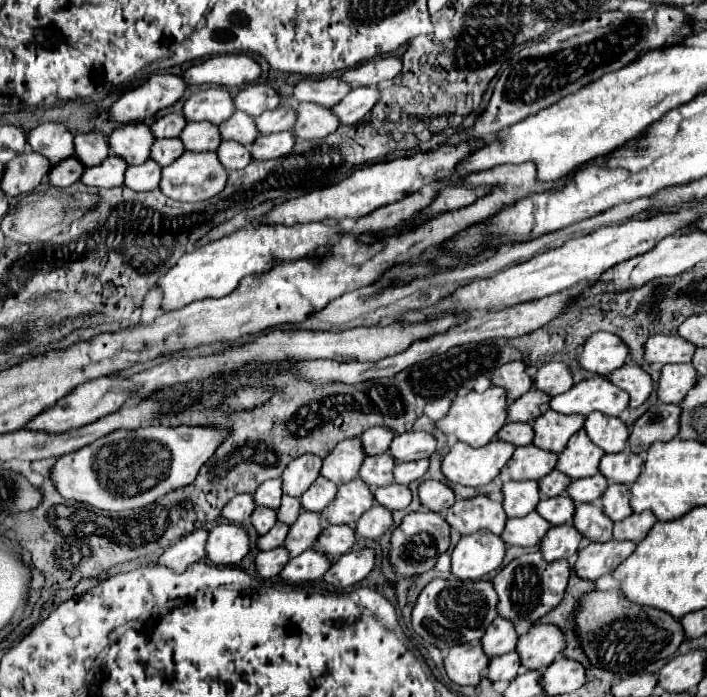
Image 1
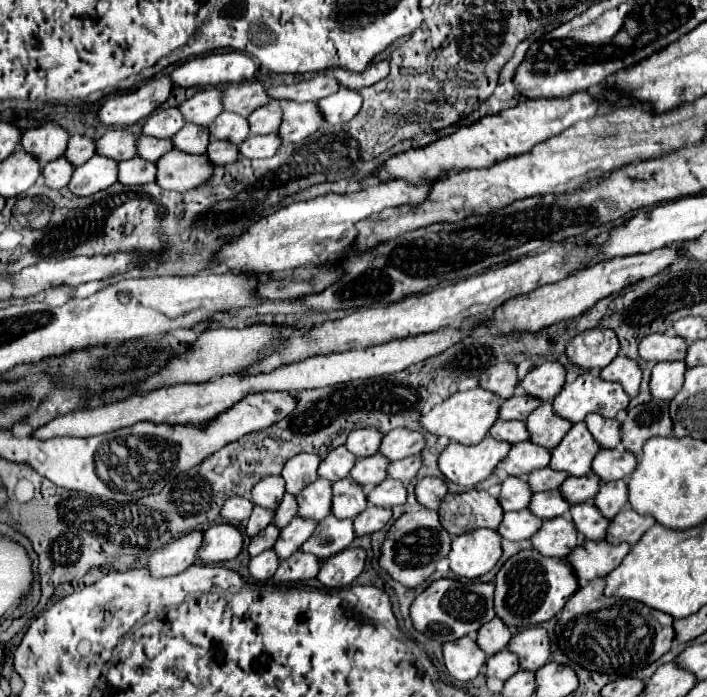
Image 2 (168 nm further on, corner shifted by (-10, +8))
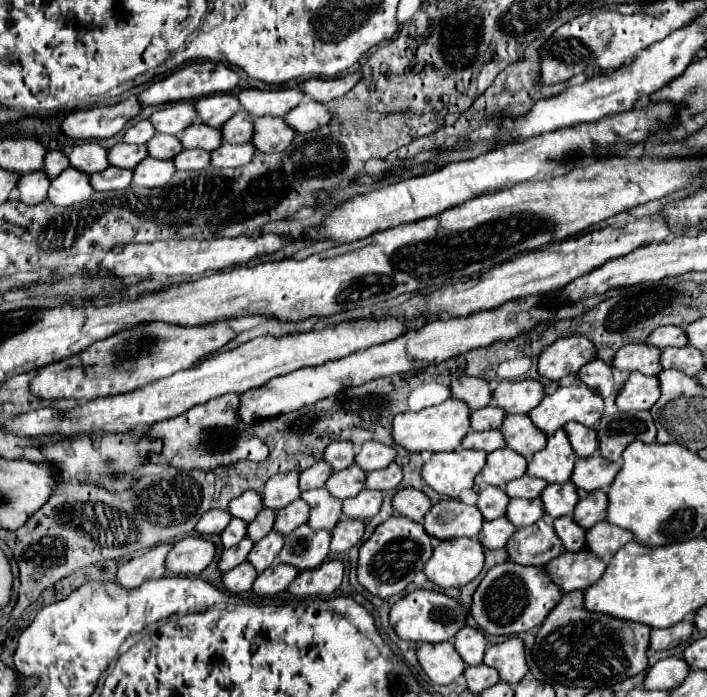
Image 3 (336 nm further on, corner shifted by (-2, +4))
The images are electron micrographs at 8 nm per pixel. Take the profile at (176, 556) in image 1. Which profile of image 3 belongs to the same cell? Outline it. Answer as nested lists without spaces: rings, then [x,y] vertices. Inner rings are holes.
[[[160,544],[150,548],[146,554],[128,560],[118,568],[118,584],[124,588],[138,588],[144,580],[158,580],[166,576],[166,556],[172,544]]]

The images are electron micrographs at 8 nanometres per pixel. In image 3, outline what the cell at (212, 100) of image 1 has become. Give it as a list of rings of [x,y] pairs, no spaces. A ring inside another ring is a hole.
[[[178,102],[178,104],[156,110],[150,116],[150,122],[154,124],[156,132],[180,136],[184,132],[184,128],[188,128],[190,124],[196,122],[196,108],[190,102]]]

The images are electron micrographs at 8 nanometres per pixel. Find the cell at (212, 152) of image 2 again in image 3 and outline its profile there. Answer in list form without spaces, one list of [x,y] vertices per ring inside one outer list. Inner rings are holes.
[[[184,150],[172,162],[178,170],[204,170],[210,166],[210,152],[206,152],[206,150]]]

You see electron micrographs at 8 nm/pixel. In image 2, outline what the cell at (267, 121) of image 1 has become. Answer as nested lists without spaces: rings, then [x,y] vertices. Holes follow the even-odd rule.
[[[268,102],[256,108],[250,116],[250,134],[272,134],[280,126],[280,106],[278,102]]]

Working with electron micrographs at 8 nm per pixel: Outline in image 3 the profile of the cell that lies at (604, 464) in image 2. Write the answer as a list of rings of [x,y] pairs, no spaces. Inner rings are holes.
[[[594,454],[590,458],[578,458],[574,472],[572,472],[572,482],[586,492],[608,488],[616,474],[620,472],[620,466],[616,462],[604,460],[600,454]]]

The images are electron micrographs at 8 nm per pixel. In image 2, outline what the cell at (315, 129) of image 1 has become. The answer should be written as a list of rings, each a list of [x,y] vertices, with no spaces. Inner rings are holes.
[[[288,100],[280,102],[282,122],[278,128],[278,136],[282,142],[300,142],[314,134],[322,120],[320,112],[316,112],[314,104],[292,104]]]

